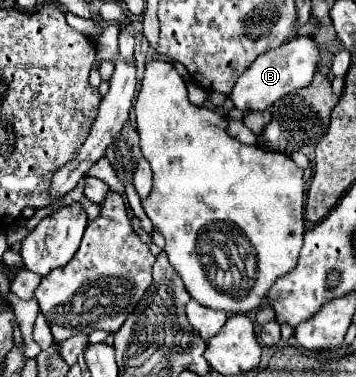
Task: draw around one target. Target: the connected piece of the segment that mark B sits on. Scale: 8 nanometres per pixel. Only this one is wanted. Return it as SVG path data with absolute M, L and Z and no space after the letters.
M296 35L288 43L260 55L248 67L248 71L236 81L236 85L230 93L230 99L242 111L264 111L274 101L282 99L284 95L292 93L294 89L310 85L314 79L314 73L318 71L318 61L320 61L320 47L312 39L312 35Z

